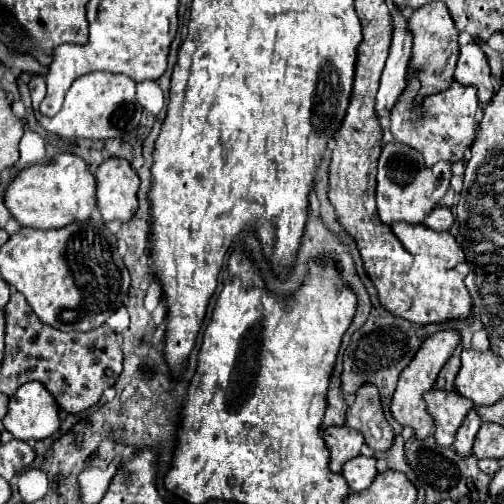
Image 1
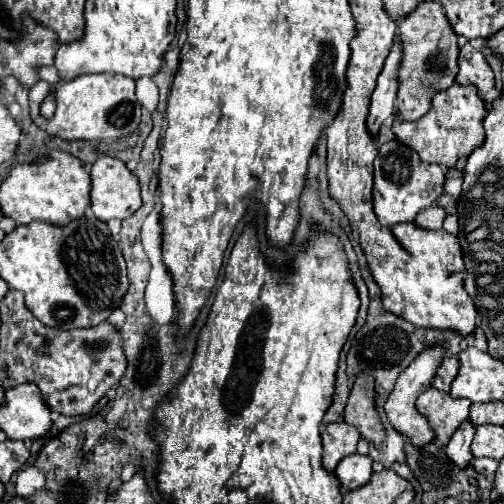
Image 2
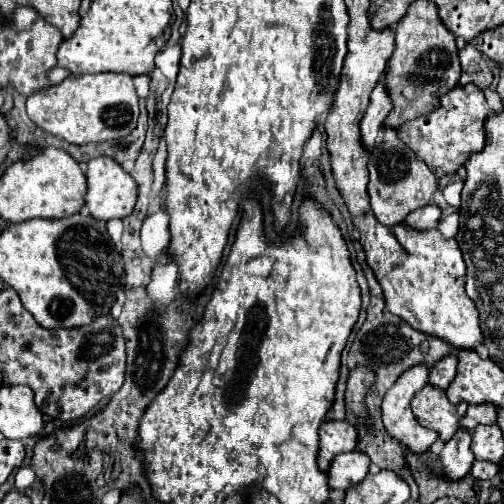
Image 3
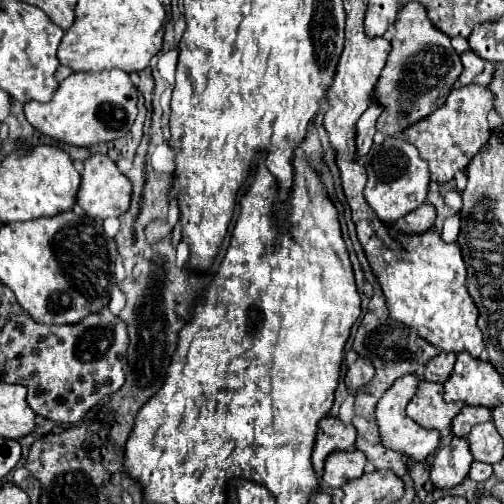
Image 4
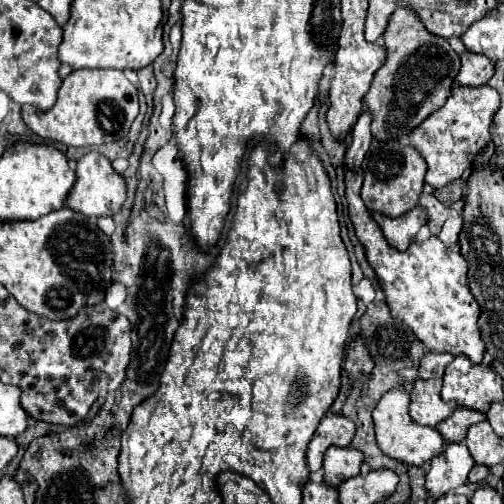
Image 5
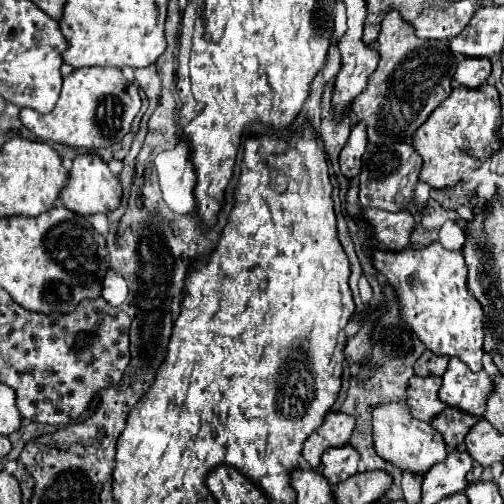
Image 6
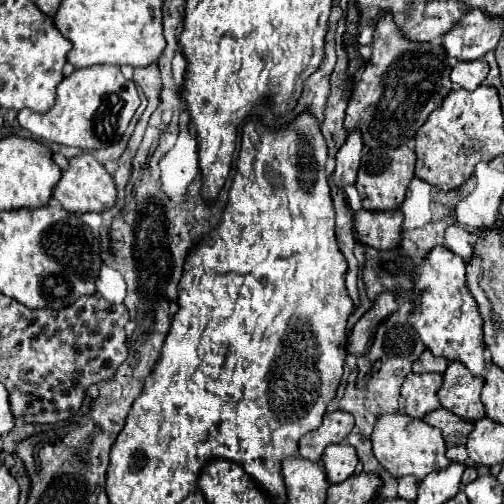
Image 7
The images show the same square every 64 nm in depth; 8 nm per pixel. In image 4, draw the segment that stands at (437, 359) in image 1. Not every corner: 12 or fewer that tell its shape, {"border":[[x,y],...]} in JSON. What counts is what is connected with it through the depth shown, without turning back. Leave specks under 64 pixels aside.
{"border":[[404,376],[376,406],[382,446],[424,462],[440,432],[406,414],[418,376]]}

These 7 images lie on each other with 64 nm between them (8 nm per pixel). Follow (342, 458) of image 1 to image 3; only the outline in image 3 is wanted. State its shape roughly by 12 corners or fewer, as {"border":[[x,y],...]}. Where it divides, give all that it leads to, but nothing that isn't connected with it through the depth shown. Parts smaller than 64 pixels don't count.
{"border":[[346,420],[320,424],[318,468],[352,452],[358,432]]}

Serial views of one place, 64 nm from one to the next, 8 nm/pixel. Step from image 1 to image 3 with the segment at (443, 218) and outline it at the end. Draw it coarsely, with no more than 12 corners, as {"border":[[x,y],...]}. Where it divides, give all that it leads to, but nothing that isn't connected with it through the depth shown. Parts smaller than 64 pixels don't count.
{"border":[[434,204],[408,214],[404,224],[414,230],[438,226],[440,208]]}

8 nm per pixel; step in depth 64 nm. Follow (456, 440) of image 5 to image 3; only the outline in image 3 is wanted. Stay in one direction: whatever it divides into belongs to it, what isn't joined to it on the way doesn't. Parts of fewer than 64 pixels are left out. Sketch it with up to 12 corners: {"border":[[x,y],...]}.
{"border":[[468,406],[460,428],[472,432],[478,424],[496,424],[496,406]]}

